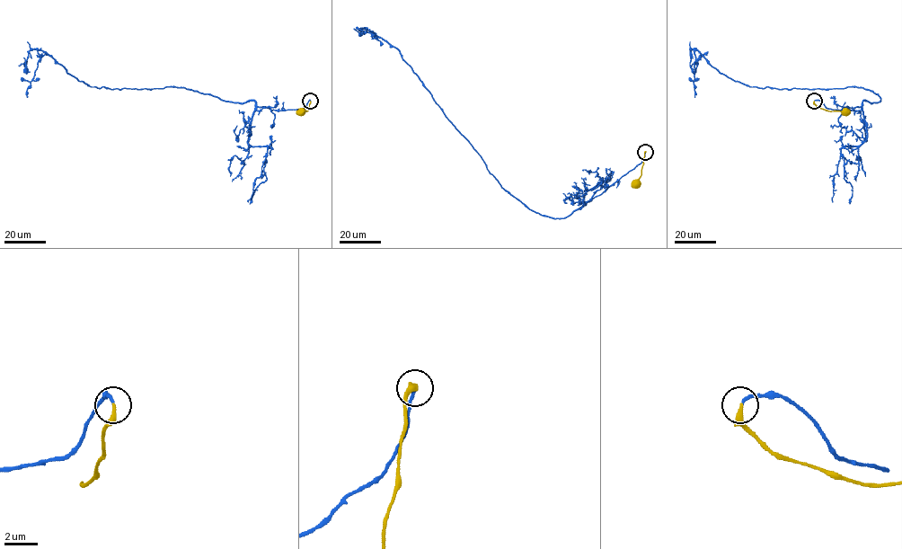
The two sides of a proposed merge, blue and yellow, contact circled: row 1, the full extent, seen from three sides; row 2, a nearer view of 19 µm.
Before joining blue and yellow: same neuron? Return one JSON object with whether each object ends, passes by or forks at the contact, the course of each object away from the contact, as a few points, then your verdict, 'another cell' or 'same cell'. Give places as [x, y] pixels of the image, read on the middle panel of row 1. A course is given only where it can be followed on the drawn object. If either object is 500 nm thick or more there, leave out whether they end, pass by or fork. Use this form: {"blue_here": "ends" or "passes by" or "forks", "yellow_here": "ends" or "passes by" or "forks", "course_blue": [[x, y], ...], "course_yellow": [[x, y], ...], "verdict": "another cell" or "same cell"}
{"blue_here": "ends", "yellow_here": "ends", "course_blue": [[645, 152], [640, 164], [570, 215], [541, 215], [501, 186], [400, 51], [373, 31], [362, 32]], "course_yellow": [[645, 152], [641, 175], [636, 183]], "verdict": "same cell"}

